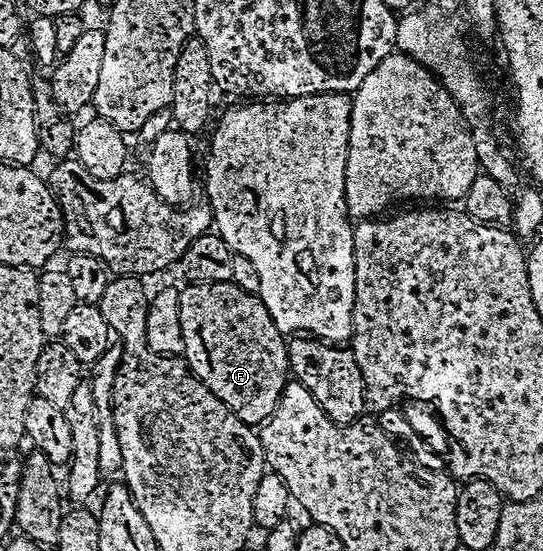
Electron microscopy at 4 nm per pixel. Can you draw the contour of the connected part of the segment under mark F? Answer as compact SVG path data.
M222 281L221 283L209 283L208 285L202 283L188 284L188 289L182 290L179 299L179 306L181 307L181 327L183 328L183 352L182 356L190 367L191 372L195 374L199 380L205 383L205 387L209 387L209 391L213 391L213 395L217 395L217 399L221 399L221 403L225 403L231 412L239 416L246 425L252 427L262 426L264 421L267 421L273 415L279 400L283 395L283 388L287 386L289 380L289 366L287 363L287 341L282 329L277 327L277 323L269 315L269 311L265 307L263 298L253 294L246 293L240 285L229 281Z

